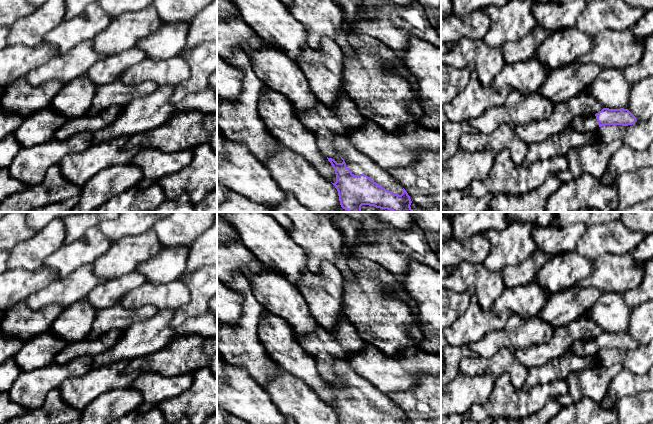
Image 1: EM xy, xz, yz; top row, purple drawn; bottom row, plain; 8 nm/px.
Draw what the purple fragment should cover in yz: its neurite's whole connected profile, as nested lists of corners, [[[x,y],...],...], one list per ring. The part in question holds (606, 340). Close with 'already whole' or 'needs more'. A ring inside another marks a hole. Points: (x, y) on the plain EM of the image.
[[[603,332],[595,339],[578,340],[571,346],[570,350],[576,356],[594,357],[599,351],[604,349],[628,350],[636,345],[636,341],[628,333]]]; needs more

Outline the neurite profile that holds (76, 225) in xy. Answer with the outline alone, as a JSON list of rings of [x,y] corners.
[[[81,212],[66,217],[64,244],[78,240],[90,227],[98,225],[107,219],[117,219],[122,212]]]

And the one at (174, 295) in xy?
[[[181,279],[167,284],[144,283],[129,291],[121,300],[126,308],[139,308],[144,305],[153,305],[159,311],[178,310],[187,305],[191,294]]]

